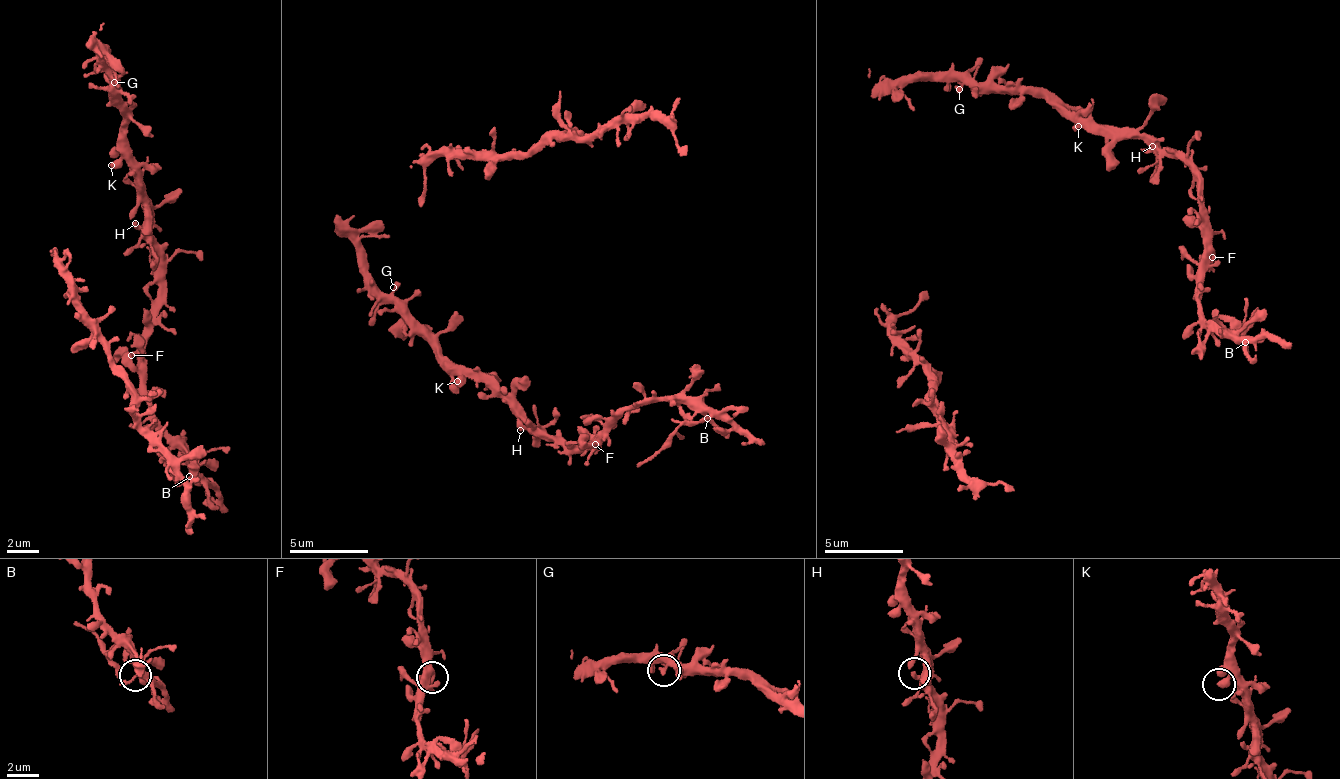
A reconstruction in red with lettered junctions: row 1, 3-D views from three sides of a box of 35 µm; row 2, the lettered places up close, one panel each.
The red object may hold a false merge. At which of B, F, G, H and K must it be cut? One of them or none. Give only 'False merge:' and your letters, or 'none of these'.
False merge: B

